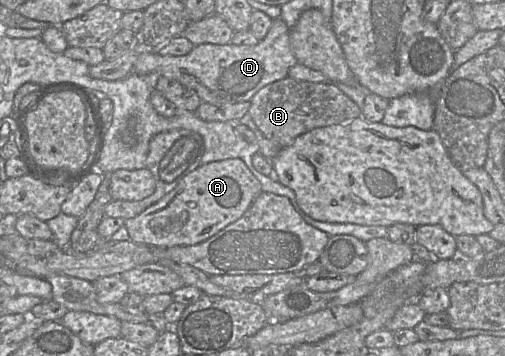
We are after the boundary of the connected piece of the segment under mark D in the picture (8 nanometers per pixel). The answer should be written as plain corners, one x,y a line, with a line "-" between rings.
280,17
272,19
271,27
266,37
255,45
225,45
204,43
194,48
183,56
163,56
156,51
141,51
133,67
132,73
145,76
158,74
177,80
193,88
202,102
220,106
230,103
250,102
252,97
264,86
288,76
289,69
298,62
291,49
289,28

